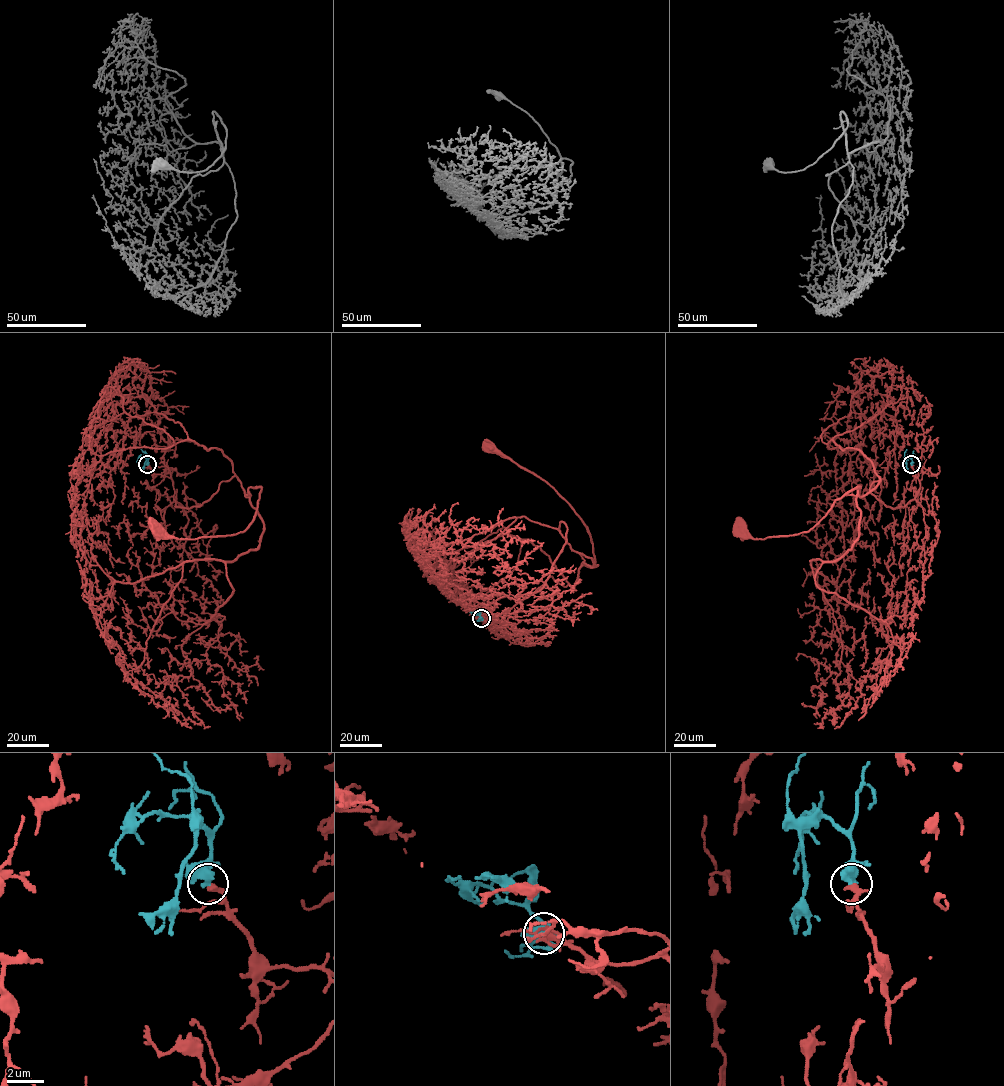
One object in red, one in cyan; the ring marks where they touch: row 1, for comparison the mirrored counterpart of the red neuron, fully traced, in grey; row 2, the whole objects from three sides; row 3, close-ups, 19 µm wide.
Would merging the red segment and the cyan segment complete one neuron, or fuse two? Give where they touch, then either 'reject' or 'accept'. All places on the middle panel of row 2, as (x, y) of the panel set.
(481, 618) | accept

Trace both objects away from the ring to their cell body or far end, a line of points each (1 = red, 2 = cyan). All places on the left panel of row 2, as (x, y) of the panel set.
1: (148, 465), (175, 506), (236, 476), (246, 496), (261, 488), (243, 531), (155, 525)
2: (148, 465), (146, 457), (141, 470)

